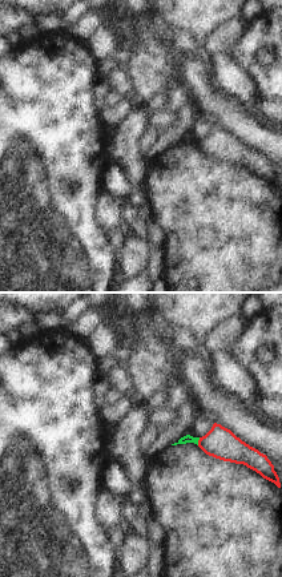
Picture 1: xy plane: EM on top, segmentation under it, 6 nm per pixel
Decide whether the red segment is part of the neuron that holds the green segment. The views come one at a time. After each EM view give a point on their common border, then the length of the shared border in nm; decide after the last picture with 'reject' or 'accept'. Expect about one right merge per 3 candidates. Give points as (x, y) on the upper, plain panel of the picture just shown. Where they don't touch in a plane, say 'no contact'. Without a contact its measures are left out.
contact (197, 144); length 50 nm

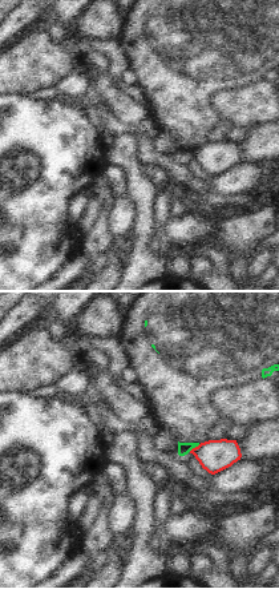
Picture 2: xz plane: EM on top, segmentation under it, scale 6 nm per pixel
contact (194, 149); length 80 nm

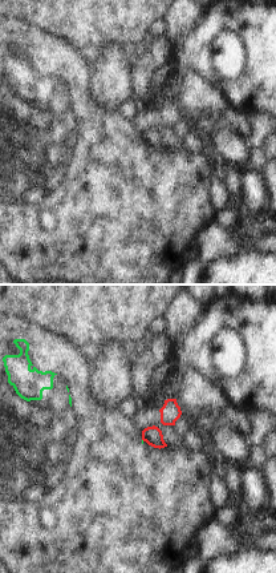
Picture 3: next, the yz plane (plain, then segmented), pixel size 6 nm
no contact

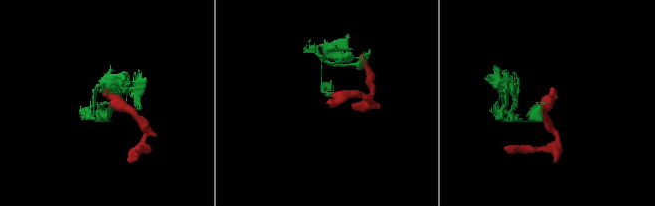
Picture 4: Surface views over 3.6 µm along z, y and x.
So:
reject

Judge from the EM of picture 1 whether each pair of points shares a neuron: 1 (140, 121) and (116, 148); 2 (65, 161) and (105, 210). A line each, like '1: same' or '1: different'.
1: same
2: different

